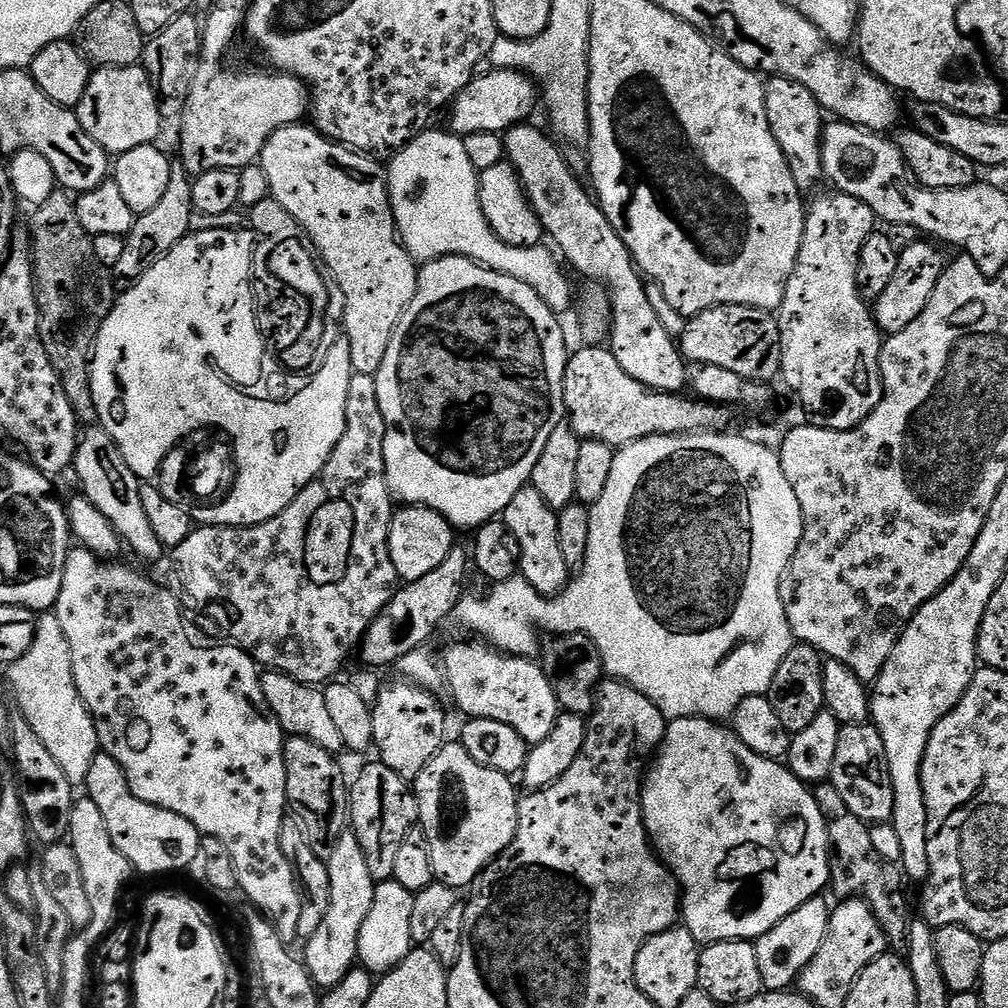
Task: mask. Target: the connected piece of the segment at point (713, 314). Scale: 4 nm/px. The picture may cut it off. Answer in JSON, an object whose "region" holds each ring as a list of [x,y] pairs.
{"region":[[[719,304],[717,308],[699,312],[699,314],[691,317],[691,319],[687,321],[684,332],[678,337],[678,347],[680,351],[684,353],[685,361],[691,362],[693,365],[713,364],[714,366],[722,366],[722,370],[734,370],[734,374],[746,378],[749,382],[765,382],[764,380],[772,380],[775,376],[777,379],[782,372],[780,367],[780,363],[782,362],[782,334],[780,333],[780,322],[779,319],[766,308],[755,308],[754,306],[746,306],[745,304]]]}

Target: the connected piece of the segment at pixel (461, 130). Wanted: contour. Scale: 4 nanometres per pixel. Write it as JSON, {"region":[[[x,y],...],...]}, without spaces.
{"region":[[[492,68],[487,71],[473,76],[450,105],[450,128],[461,138],[487,132],[507,133],[509,128],[525,123],[529,119],[528,115],[535,110],[536,104],[538,108],[538,88],[532,77],[509,68]]]}

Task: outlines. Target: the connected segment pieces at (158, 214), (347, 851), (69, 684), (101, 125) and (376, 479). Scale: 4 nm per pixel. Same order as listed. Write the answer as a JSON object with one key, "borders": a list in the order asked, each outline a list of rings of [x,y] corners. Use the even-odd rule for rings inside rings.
{"borders":[[[[176,166],[172,170],[172,181],[170,186],[166,186],[166,194],[162,194],[162,199],[150,210],[139,213],[132,221],[132,229],[124,237],[122,254],[118,257],[118,262],[110,266],[113,281],[120,286],[131,286],[137,284],[182,238],[193,231],[192,216],[194,209],[192,207],[192,180],[183,167]]],[[[346,830],[338,838],[338,846],[334,846],[334,854],[326,861],[326,894],[330,898],[330,906],[326,918],[322,918],[322,926],[306,941],[302,959],[308,966],[312,983],[327,990],[344,981],[344,975],[352,971],[358,960],[358,938],[362,930],[362,922],[366,922],[366,914],[370,914],[370,906],[374,902],[377,881],[372,879],[370,866],[366,866],[366,856],[362,854],[362,846],[356,833]]],[[[44,614],[37,619],[36,637],[30,650],[7,665],[6,672],[25,723],[38,734],[42,746],[50,750],[54,762],[62,766],[62,774],[66,774],[68,781],[74,786],[87,785],[90,762],[101,751],[100,739],[96,723],[78,694],[78,686],[74,686],[70,642],[66,642],[66,634],[62,634],[62,625],[55,614]]],[[[97,67],[86,86],[86,94],[75,106],[76,117],[86,134],[98,142],[105,152],[119,154],[138,146],[153,143],[160,132],[161,101],[152,87],[148,73],[143,67],[105,68]]],[[[353,374],[350,378],[350,390],[346,390],[346,430],[342,438],[338,438],[338,446],[330,454],[326,466],[311,480],[308,485],[274,518],[270,518],[261,524],[246,526],[245,528],[222,528],[219,526],[196,526],[192,533],[175,545],[172,552],[172,569],[168,572],[167,583],[172,593],[180,599],[181,605],[189,613],[201,612],[209,616],[222,631],[227,639],[237,648],[243,648],[257,665],[268,670],[284,672],[290,678],[294,678],[303,684],[324,686],[333,679],[332,676],[348,660],[352,651],[361,647],[364,635],[372,620],[382,609],[392,601],[392,594],[398,587],[398,577],[394,570],[394,562],[390,562],[390,546],[388,535],[390,534],[390,522],[394,511],[394,501],[391,492],[388,491],[386,474],[384,473],[384,435],[386,426],[382,418],[382,406],[378,406],[378,386],[375,376],[366,374]]]]}

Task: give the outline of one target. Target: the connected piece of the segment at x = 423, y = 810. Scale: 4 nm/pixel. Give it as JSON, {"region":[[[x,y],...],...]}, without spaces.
{"region":[[[445,742],[438,754],[426,762],[426,770],[422,770],[414,782],[414,791],[420,811],[418,824],[423,828],[424,840],[428,843],[432,875],[439,883],[448,884],[457,890],[467,889],[510,846],[520,825],[518,795],[512,783],[513,777],[474,762],[474,758],[470,758],[464,745],[459,742]]]}

